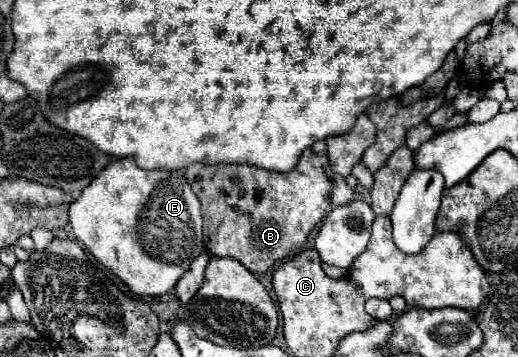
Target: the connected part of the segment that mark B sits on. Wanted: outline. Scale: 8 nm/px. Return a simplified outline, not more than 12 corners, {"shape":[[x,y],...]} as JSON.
{"shape":[[325,153],[289,173],[195,163],[207,251],[253,273],[353,189]]}

